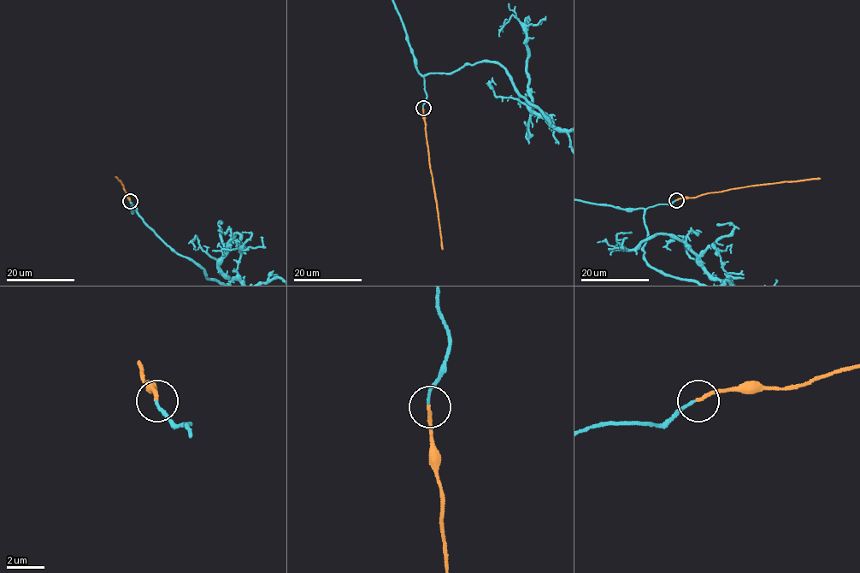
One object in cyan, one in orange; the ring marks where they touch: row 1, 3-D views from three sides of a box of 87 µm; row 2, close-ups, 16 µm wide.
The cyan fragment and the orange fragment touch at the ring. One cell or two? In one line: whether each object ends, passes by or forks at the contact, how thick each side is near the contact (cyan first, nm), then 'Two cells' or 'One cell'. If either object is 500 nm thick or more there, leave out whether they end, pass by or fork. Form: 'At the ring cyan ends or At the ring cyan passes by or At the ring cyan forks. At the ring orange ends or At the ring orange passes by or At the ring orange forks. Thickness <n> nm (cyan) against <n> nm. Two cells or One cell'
At the ring cyan ends. At the ring orange ends. Thickness 140 nm (cyan) against 190 nm. One cell

